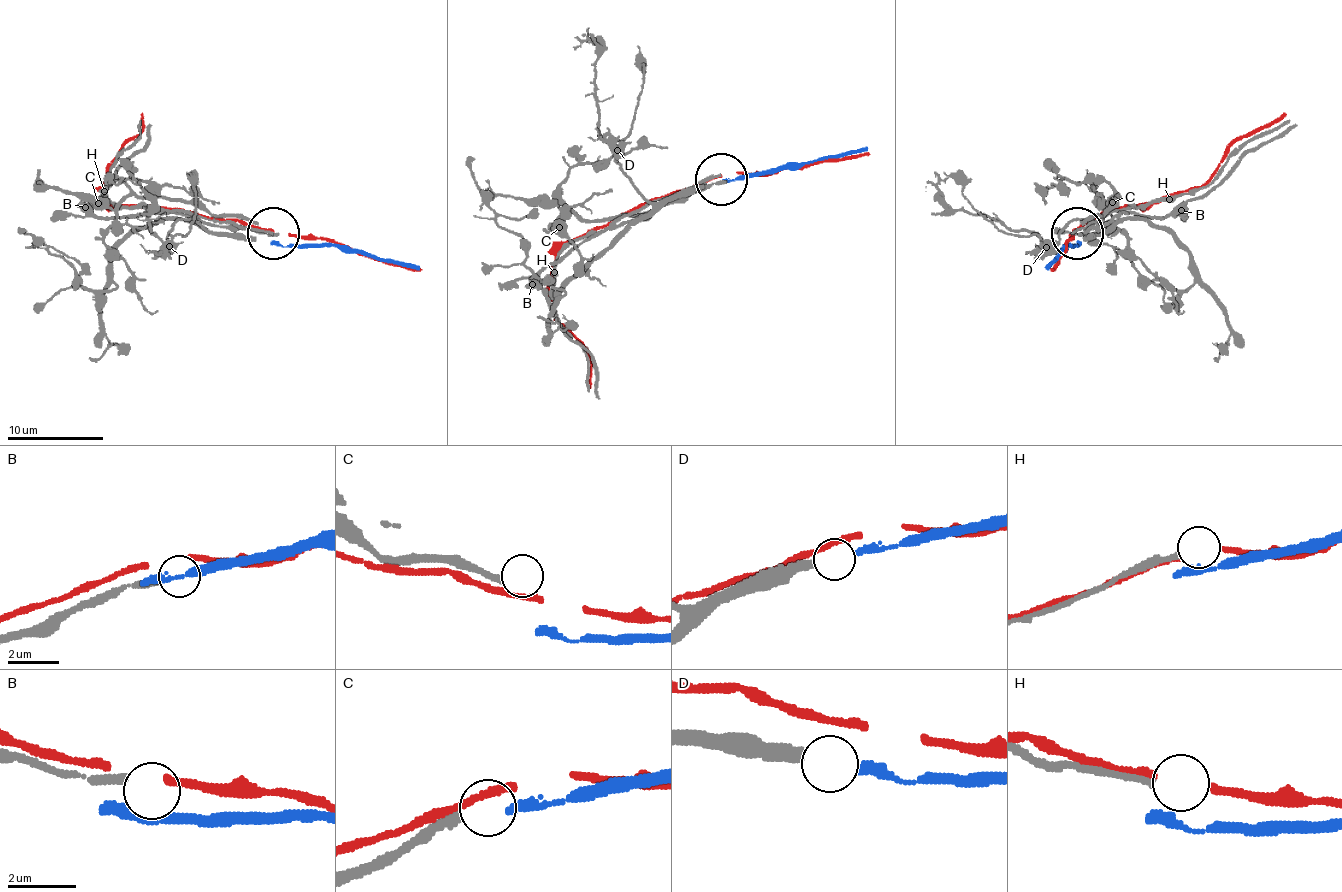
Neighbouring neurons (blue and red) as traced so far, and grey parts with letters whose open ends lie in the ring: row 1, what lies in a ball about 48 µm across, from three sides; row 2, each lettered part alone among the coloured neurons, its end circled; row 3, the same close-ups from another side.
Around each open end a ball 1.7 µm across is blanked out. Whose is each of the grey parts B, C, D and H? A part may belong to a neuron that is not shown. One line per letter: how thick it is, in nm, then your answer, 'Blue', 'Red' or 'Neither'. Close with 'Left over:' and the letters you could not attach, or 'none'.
B: Thickness 280 nm. Neither
C: Thickness 260 nm. Neither
D: Thickness 320 nm. Blue
H: Thickness 190 nm. Neither
Left over: B, C, H

